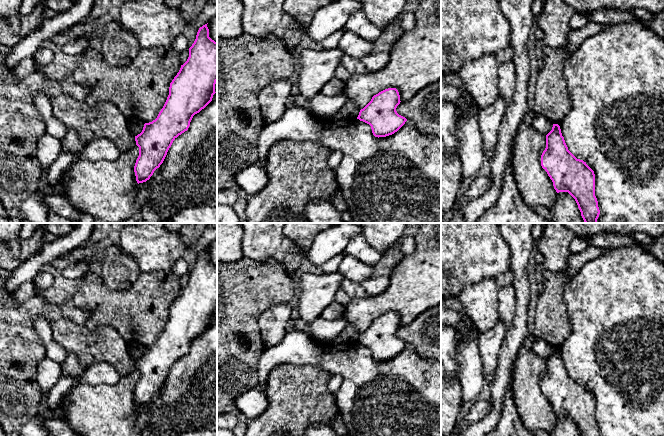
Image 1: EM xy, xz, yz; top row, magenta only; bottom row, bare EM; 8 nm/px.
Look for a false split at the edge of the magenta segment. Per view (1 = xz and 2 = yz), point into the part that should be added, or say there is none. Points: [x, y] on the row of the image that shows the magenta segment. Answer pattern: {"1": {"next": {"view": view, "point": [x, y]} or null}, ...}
{"1": {"next": null}, "2": {"next": null}}

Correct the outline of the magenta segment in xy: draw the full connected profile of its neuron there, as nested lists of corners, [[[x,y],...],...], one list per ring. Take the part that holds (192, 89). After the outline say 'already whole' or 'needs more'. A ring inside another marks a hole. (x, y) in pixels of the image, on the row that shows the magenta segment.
[[[205,24],[189,48],[187,61],[170,83],[169,95],[157,118],[145,123],[142,132],[135,136],[139,147],[134,166],[138,184],[150,179],[173,141],[188,130],[193,116],[212,101],[216,82],[217,42],[209,37]]] | already whole

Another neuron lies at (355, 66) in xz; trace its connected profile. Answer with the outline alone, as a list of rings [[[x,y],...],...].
[[[346,54],[343,55],[341,64],[349,71],[350,74],[363,74],[368,72],[361,60],[352,58]]]

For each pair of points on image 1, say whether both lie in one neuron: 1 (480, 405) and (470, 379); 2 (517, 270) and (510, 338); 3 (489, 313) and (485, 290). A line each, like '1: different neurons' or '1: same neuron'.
1: different neurons
2: same neuron
3: same neuron

